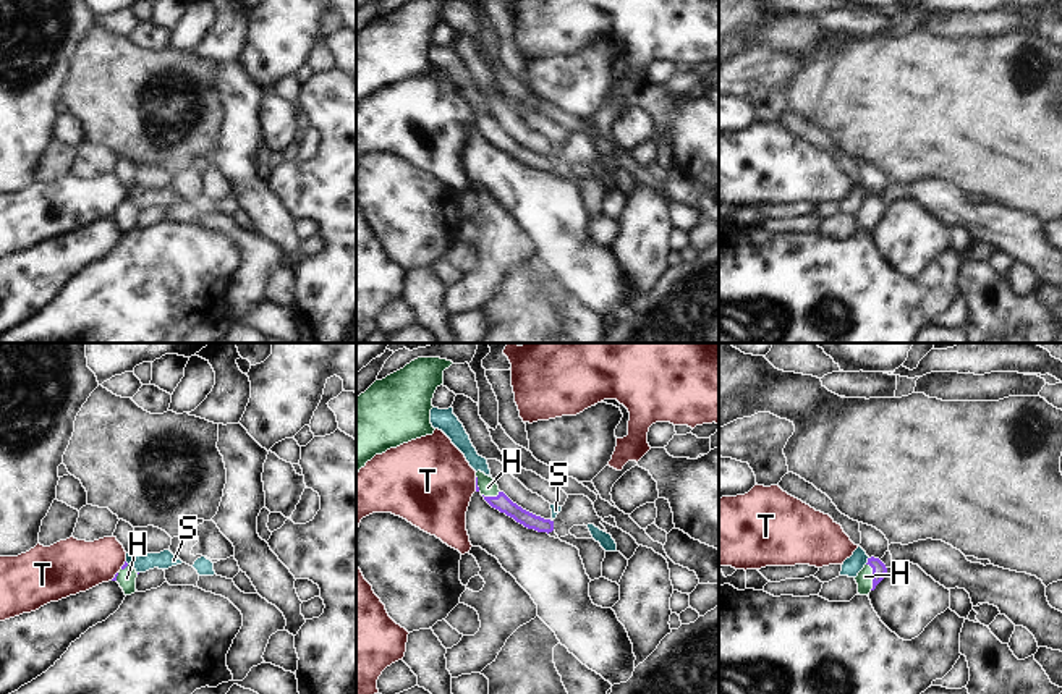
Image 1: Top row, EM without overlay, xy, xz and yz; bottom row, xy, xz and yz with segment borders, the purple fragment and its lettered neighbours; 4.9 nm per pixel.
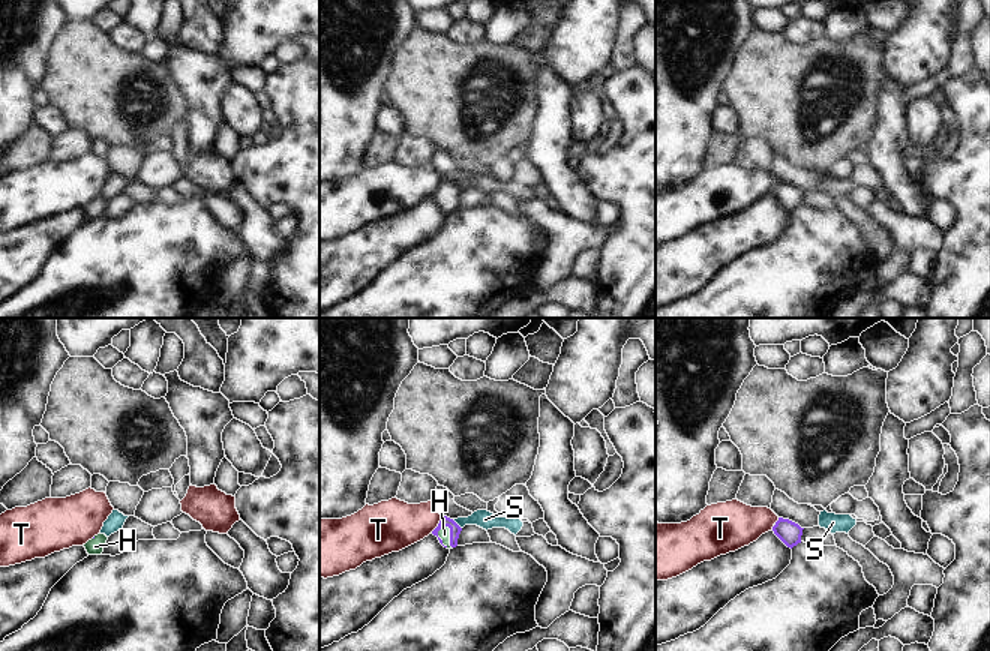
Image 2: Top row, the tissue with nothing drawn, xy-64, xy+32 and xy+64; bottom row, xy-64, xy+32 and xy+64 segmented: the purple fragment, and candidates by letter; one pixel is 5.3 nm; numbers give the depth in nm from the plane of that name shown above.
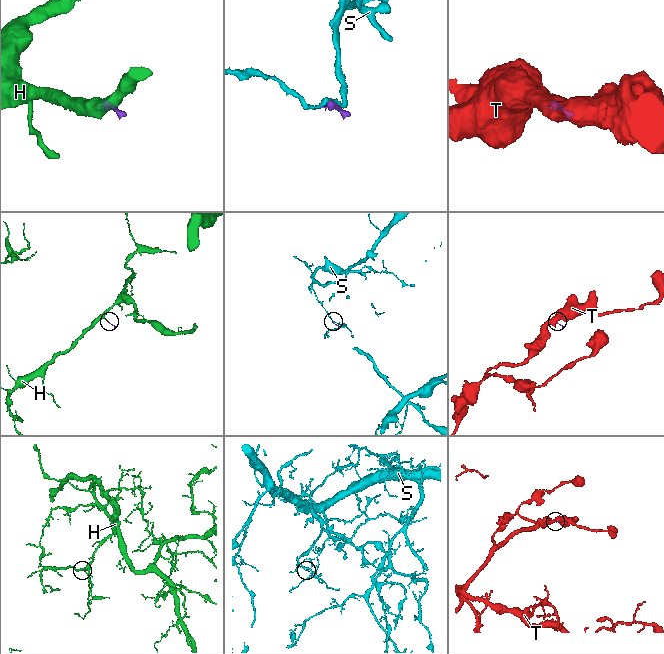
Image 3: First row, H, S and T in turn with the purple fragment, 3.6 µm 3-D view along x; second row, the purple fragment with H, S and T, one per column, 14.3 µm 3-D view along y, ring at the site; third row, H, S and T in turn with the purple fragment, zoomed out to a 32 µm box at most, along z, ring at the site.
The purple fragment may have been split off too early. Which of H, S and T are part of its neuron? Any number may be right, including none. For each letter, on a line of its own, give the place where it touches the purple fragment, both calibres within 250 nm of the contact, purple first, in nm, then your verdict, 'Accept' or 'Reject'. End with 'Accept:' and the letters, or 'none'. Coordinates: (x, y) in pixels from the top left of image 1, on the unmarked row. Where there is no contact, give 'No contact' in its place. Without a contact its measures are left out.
H: Touches purple at yz (873, 214). Thickness 70 nm (purple) against 80 nm. Accept
S: Touches purple at yz (868, 198). Thickness 70 nm (purple) against 90 nm. Reject
T: Touches purple at xz (476, 122). Thickness 20 nm (purple) against 440 nm. Reject
Accept: H.

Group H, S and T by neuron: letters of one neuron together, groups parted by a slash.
H / S / T

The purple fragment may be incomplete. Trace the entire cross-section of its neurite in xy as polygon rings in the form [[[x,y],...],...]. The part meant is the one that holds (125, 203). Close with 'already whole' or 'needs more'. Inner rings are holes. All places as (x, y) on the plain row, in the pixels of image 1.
[[[125,199],[121,207],[115,212],[112,218],[117,218],[120,225],[123,226],[125,233],[131,233],[136,230],[136,215],[138,209]]]; needs more

